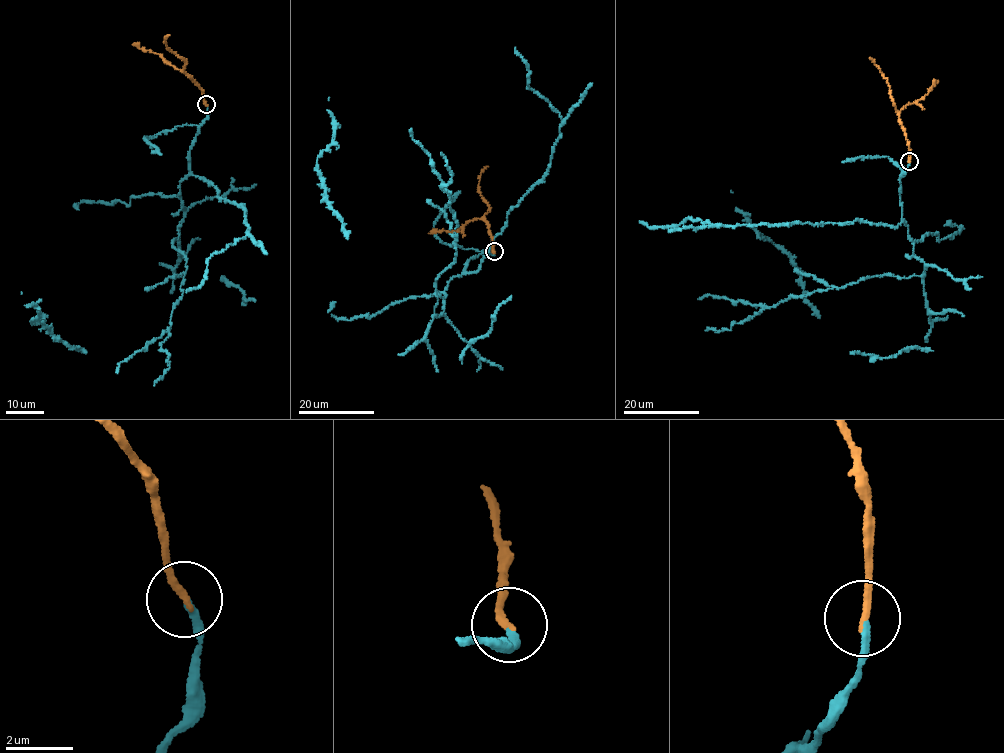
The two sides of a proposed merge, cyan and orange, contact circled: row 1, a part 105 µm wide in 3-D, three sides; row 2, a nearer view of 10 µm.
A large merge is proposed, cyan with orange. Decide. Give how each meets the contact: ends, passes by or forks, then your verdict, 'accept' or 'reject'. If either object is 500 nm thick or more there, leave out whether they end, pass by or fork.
cyan ends; orange ends; accept

